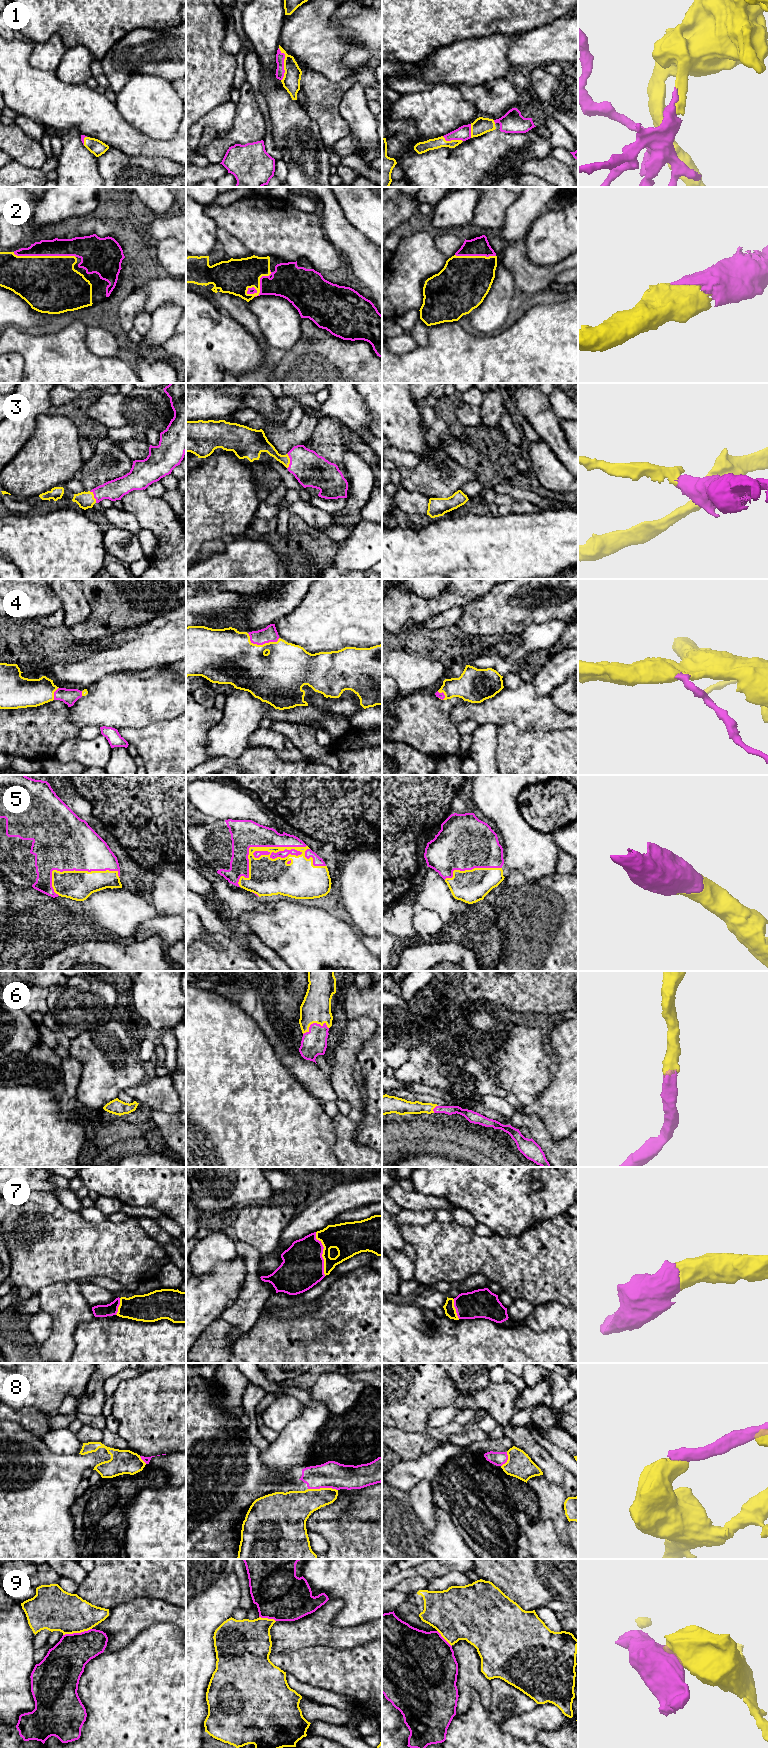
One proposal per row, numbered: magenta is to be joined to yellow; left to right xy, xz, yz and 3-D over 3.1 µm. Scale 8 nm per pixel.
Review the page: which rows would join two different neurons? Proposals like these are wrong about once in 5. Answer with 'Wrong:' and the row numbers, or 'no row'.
Wrong: 9

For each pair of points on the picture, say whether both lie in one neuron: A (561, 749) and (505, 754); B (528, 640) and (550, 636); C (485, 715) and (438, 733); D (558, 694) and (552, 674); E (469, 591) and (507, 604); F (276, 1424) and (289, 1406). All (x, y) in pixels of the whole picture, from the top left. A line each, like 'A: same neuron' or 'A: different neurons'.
A: same neuron
B: same neuron
C: different neurons
D: different neurons
E: different neurons
F: same neuron

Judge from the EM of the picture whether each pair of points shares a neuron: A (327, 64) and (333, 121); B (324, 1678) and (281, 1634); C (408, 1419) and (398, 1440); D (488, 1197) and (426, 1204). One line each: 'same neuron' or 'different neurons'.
A: different neurons
B: different neurons
C: different neurons
D: different neurons

